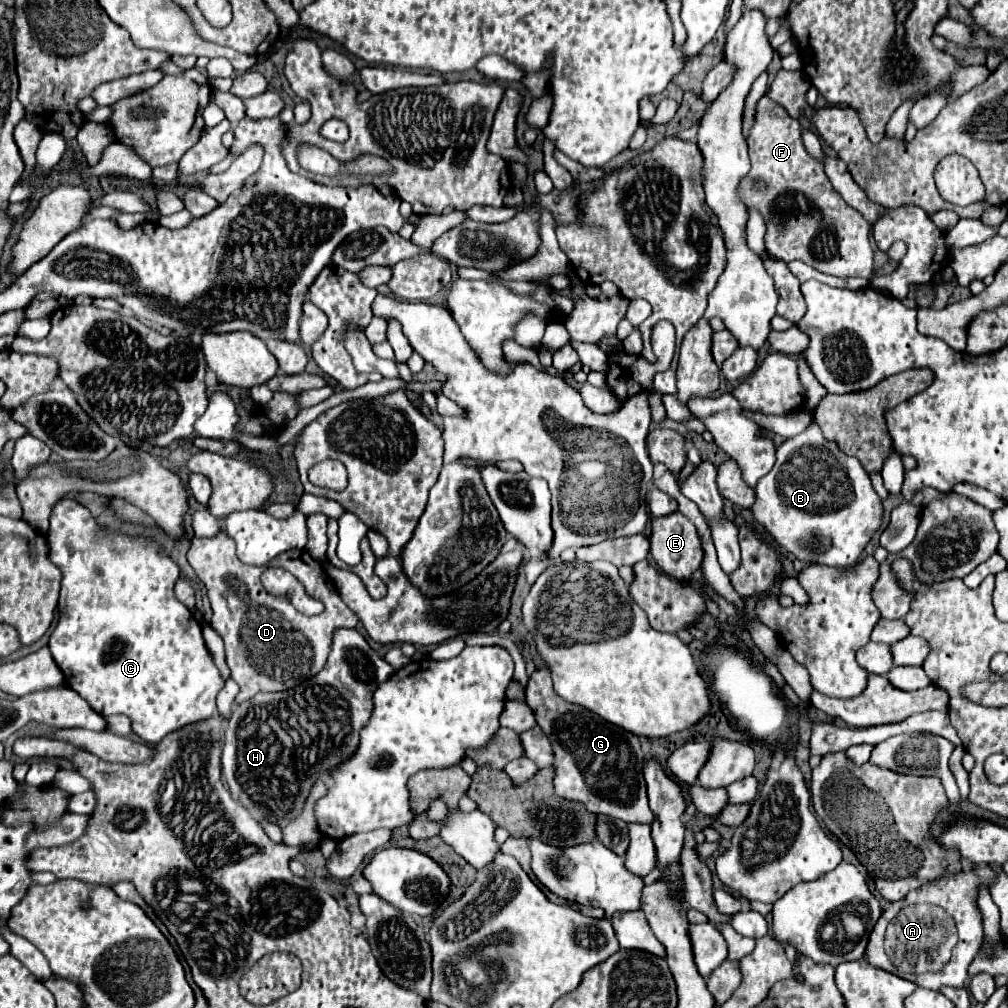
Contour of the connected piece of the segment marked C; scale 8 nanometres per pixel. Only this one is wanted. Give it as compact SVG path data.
M61 498L59 502L55 502L49 522L51 522L51 526L47 530L47 540L49 540L49 546L51 546L51 562L63 572L61 596L59 596L59 624L57 624L57 628L53 630L53 634L49 638L49 650L55 658L55 662L59 664L61 672L65 674L67 686L71 690L77 690L77 694L81 698L85 698L89 702L89 706L95 712L99 712L101 716L111 716L111 714L129 716L133 732L149 744L161 742L167 734L175 732L175 730L179 730L187 724L195 724L195 722L203 722L203 720L211 718L217 712L215 698L217 698L219 690L225 686L225 680L219 676L219 670L217 670L215 662L211 662L211 654L209 654L209 650L205 648L205 642L203 642L201 624L193 618L193 614L173 594L173 584L179 578L179 566L165 552L163 544L159 544L157 540L153 540L149 536L131 536L131 534L125 534L125 532L115 530L115 528L99 526L99 522L91 516L91 512L83 504L79 504L77 500L71 500L71 498Z

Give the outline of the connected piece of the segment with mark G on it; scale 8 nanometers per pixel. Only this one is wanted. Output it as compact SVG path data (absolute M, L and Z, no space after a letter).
M547 668L535 670L531 674L525 692L527 692L527 706L533 710L537 724L547 734L547 738L551 738L553 758L555 758L555 762L553 762L555 794L561 798L585 804L585 808L593 814L613 816L623 822L651 824L653 814L647 806L647 788L645 788L645 780L643 780L643 750L641 750L639 736L605 722L597 714L591 714L589 710L585 710L577 704L569 704L563 698L559 698L553 692L553 684L551 684Z

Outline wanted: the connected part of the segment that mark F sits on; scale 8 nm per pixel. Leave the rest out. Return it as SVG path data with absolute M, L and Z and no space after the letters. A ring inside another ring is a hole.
M763 96L755 106L753 126L747 136L749 144L749 158L751 158L751 172L743 182L739 182L739 200L747 206L747 210L755 208L765 218L767 234L765 234L765 250L783 262L801 260L809 266L813 266L819 272L839 276L839 278L871 278L873 272L873 250L869 242L869 228L871 224L863 218L861 212L851 208L831 186L829 178L823 172L823 164L811 154L807 154L803 140L801 140L801 124L799 120L791 118L777 102ZM755 178L761 178L769 184L769 194L755 194L751 188L751 182Z

